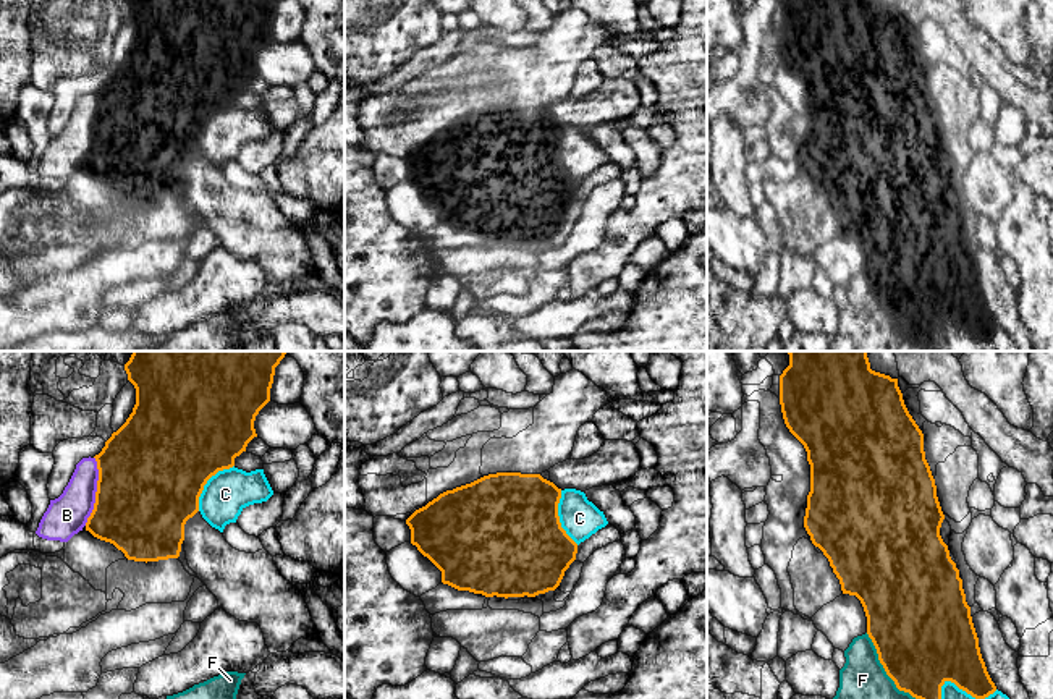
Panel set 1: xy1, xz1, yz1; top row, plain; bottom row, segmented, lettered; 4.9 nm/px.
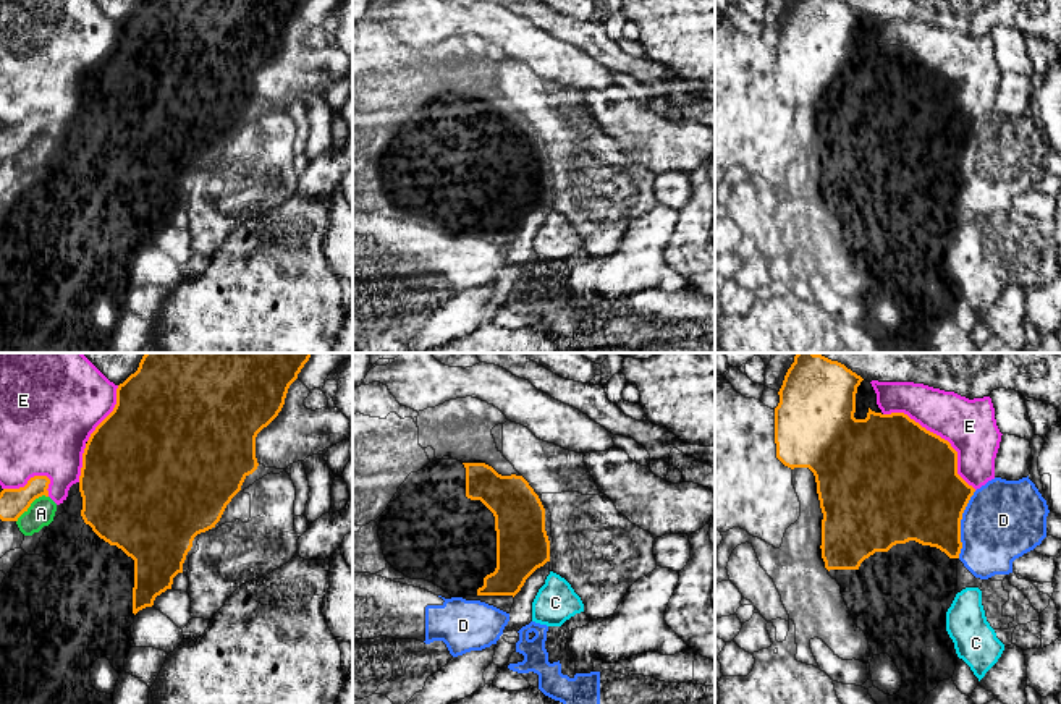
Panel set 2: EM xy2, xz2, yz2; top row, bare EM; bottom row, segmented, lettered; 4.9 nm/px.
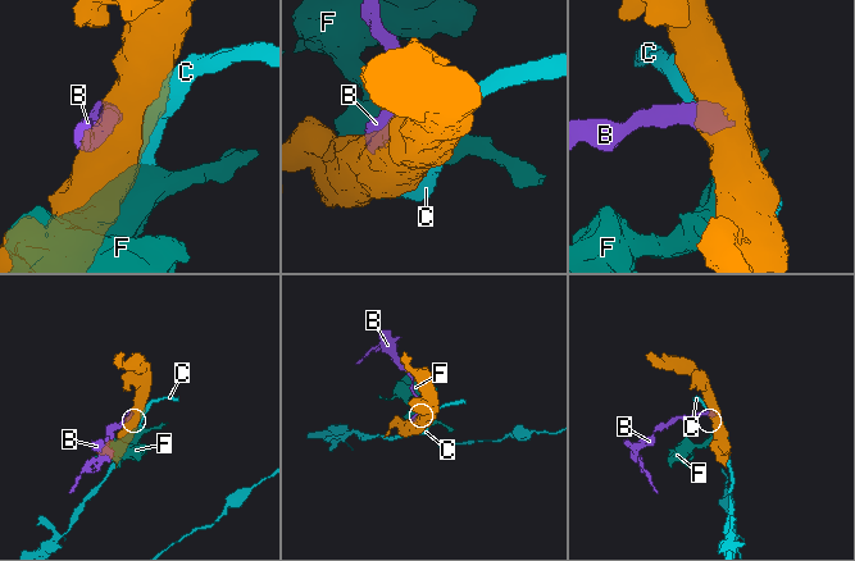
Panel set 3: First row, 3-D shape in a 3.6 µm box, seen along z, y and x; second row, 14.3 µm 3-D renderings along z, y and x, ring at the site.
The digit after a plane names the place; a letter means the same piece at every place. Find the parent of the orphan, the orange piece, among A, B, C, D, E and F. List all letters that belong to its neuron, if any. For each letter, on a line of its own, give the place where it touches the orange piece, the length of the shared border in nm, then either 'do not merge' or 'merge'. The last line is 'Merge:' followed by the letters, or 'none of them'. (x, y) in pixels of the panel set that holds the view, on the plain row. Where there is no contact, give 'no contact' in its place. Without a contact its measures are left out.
A: meets orange in xy2 at (29, 143); contact 200 nm long; do not merge
B: meets orange in xy1 at (97, 128); contact 340 nm long; do not merge
C: meets orange in xy1 at (206, 120); contact 300 nm long; do not merge
D: meets orange in yz2 at (959, 162); contact 340 nm long; do not merge
E: meets orange in yz2 at (938, 73); contact 600 nm long; do not merge
F: meets orange in yz1 at (892, 316); contact 500 nm long; do not merge
Merge: none of them

